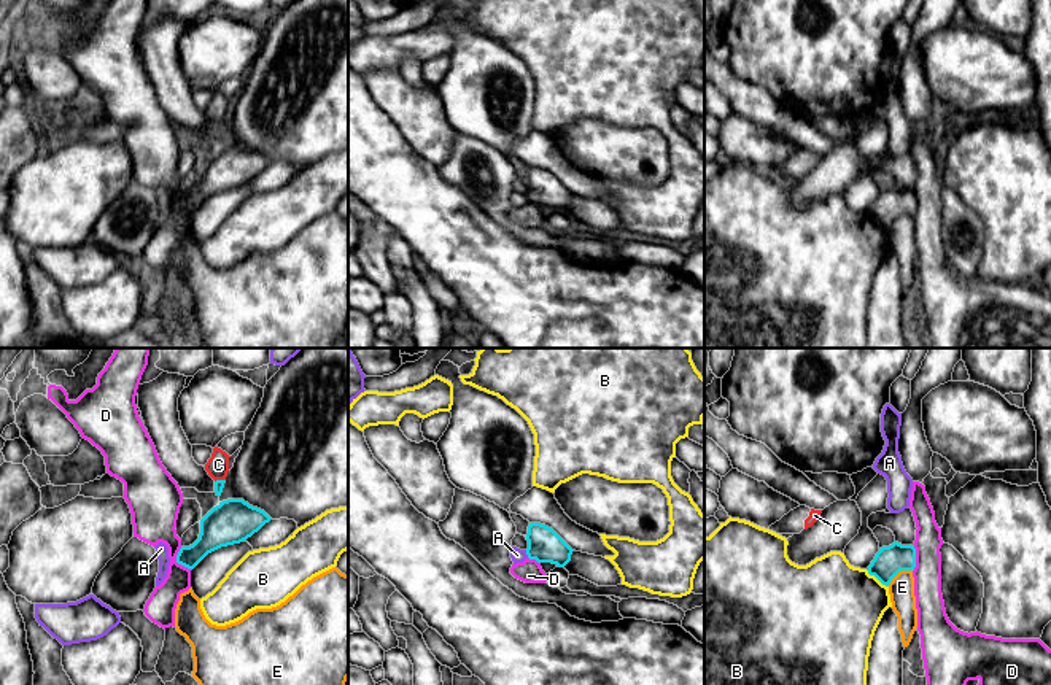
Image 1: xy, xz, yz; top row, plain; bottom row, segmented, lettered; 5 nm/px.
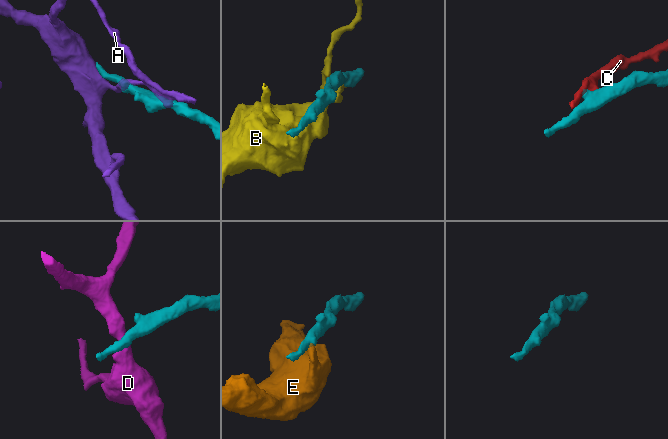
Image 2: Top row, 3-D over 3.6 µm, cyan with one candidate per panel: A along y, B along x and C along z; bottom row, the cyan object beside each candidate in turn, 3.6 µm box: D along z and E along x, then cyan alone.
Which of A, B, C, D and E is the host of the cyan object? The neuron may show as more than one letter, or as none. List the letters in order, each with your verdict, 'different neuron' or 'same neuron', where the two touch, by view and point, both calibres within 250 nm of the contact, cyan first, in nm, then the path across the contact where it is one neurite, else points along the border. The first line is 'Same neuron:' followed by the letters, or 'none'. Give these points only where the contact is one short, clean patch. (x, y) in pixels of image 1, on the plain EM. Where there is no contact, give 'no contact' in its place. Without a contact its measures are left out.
Same neuron: none
A: different neuron; meets cyan in xz at (527, 197); 170 nm thick on the cyan side, 70 nm on the other
B: different neuron; meets cyan in yz at (876, 221); 150 nm thick on the cyan side, 440 nm on the other
C: different neuron; meets cyan in xy at (220, 124); 50 nm thick on the cyan side, 110 nm on the other
D: different neuron; meets cyan in xy at (177, 205); 160 nm thick on the cyan side, 220 nm on the other; border along xy (180, 191), (177, 205), (191, 213)
E: different neuron; meets cyan in yz at (899, 215); 150 nm thick on the cyan side, 130 nm on the other; border along yz (911, 213), (902, 213), (888, 229)

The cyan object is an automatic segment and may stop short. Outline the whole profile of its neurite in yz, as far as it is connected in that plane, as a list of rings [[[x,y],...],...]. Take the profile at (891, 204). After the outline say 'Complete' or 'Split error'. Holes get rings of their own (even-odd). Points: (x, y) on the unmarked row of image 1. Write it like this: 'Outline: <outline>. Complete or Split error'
Outline: [[[894,186],[879,192],[875,203],[868,210],[868,218],[875,219],[882,229],[889,230],[900,215],[914,215],[916,192],[914,189],[902,189]]]. Complete

